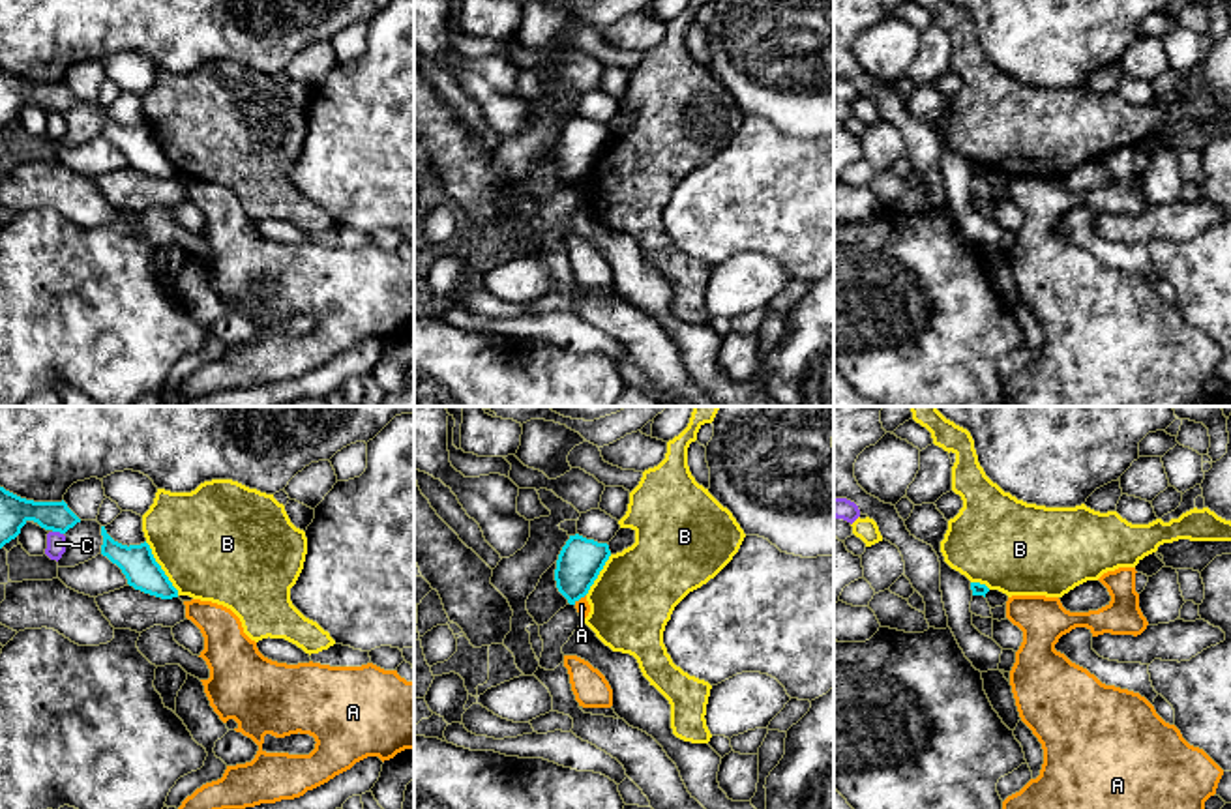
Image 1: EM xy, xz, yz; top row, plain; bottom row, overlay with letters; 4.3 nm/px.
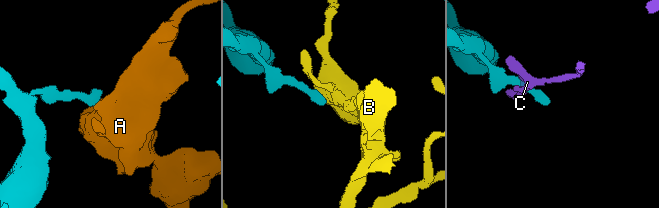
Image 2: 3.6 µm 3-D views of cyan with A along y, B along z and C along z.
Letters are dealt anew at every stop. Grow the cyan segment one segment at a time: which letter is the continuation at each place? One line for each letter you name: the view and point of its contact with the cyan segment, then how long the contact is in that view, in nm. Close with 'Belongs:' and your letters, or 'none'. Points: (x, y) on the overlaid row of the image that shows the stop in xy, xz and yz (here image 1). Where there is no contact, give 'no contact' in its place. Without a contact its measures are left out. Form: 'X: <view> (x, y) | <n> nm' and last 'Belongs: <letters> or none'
Belongs: none

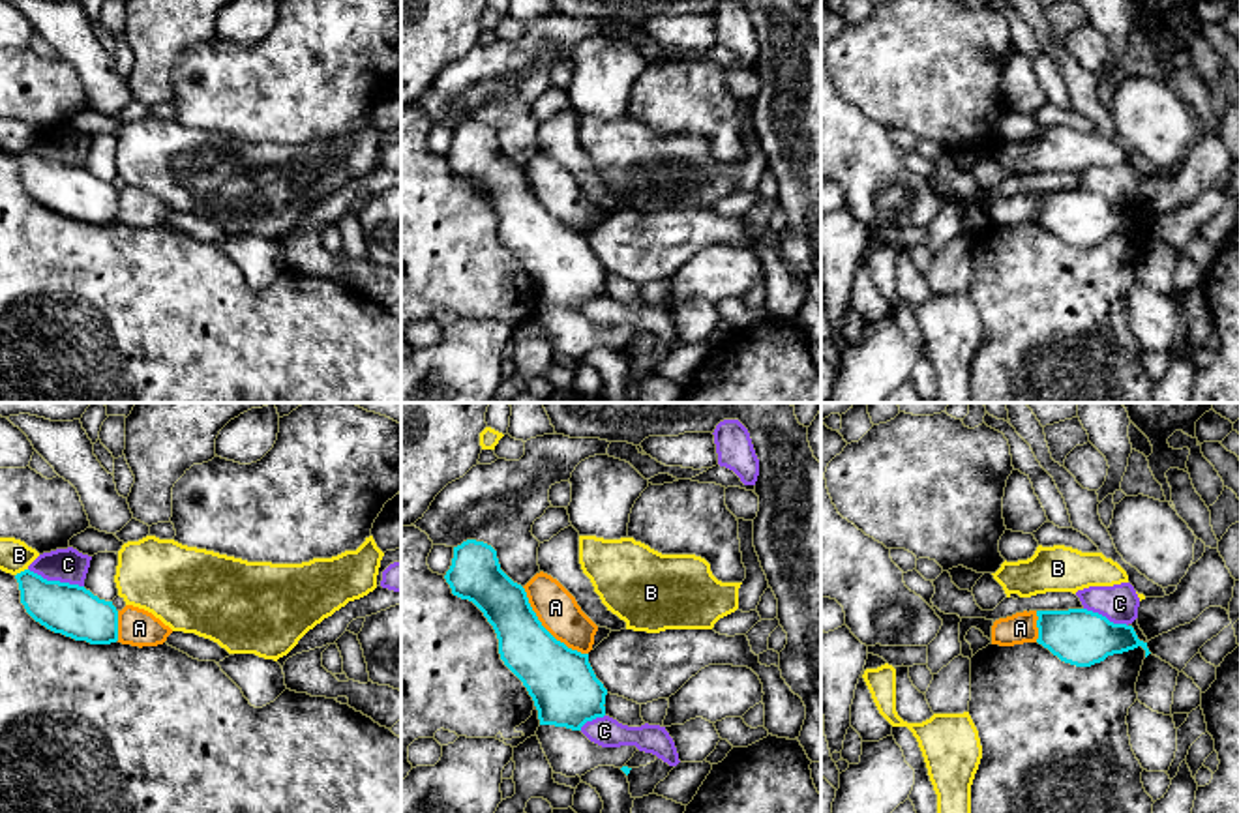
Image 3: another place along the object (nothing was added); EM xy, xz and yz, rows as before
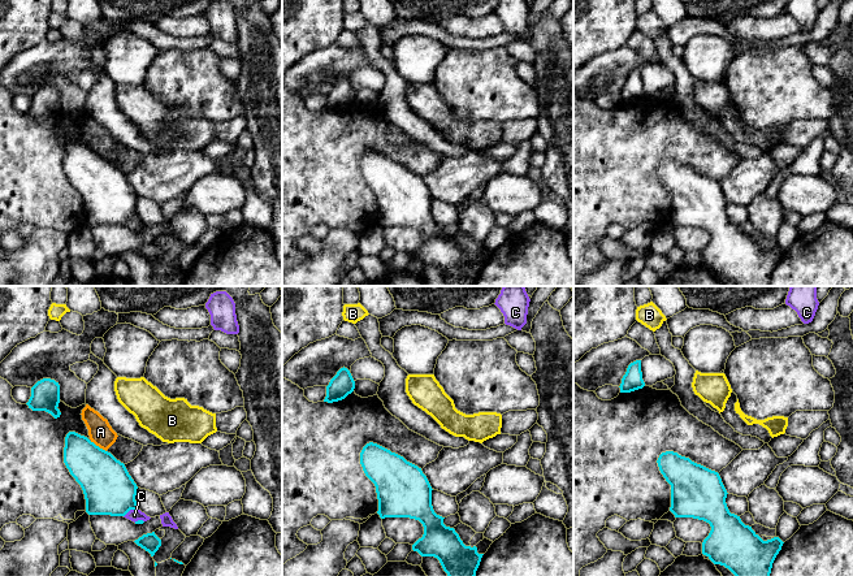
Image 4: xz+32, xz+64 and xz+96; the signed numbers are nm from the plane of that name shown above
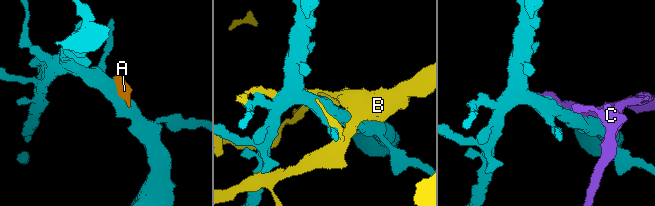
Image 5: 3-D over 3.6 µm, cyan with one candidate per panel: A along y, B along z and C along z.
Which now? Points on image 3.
A: xz (544, 628) | 400 nm
Belongs: A

